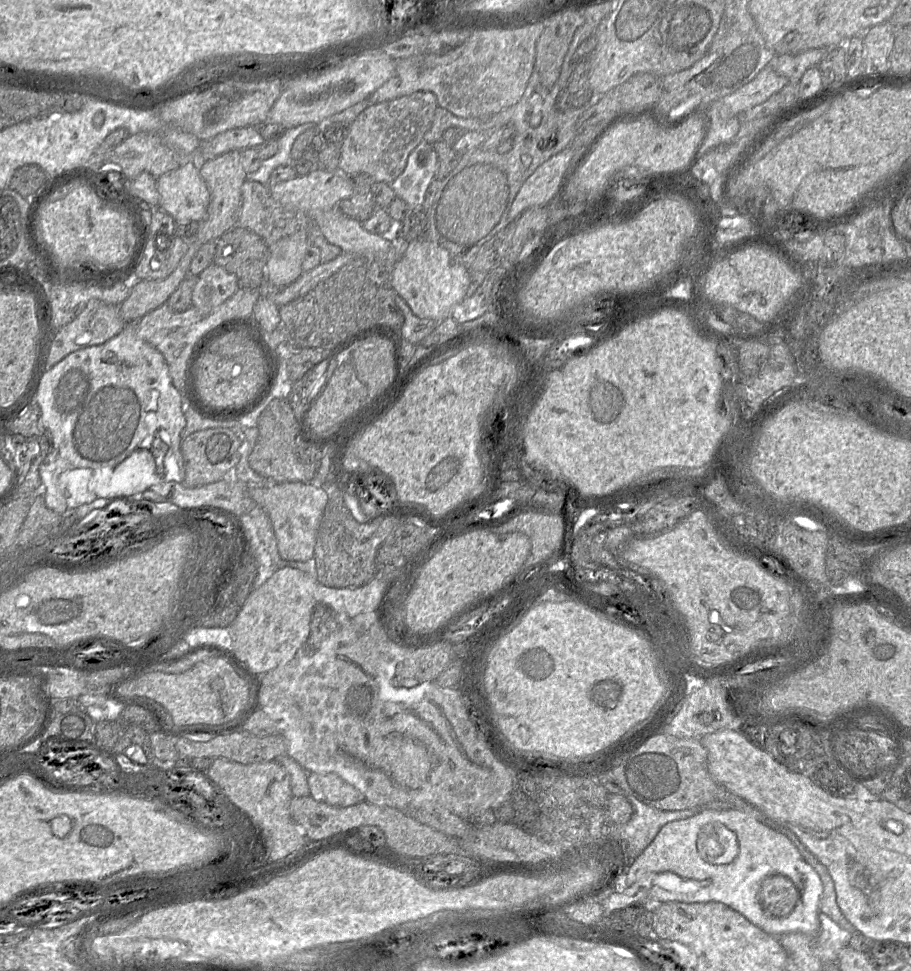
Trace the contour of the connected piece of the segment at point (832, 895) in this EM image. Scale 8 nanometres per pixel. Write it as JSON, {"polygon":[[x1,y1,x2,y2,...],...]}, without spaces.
{"polygon":[[796,836,789,837,789,839,794,843,794,846,797,848,804,861,814,869,821,879,823,892,820,898,820,912,831,918,841,928,847,930,851,934,854,933,856,931,855,928,845,918,837,904,835,886,826,867,806,850]]}

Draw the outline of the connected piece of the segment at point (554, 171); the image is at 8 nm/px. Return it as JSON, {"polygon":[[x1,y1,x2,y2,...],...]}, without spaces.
{"polygon":[[567,147,541,164,522,184,508,212,508,224,523,211,551,202,574,151]]}

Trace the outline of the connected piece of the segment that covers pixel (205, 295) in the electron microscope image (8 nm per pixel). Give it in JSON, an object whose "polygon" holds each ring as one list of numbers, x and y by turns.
{"polygon":[[212,263,198,276,192,294,192,306,201,312,212,312,238,289,236,277]]}

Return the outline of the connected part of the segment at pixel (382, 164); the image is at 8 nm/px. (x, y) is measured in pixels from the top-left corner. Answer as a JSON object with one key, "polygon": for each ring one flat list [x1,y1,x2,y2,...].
{"polygon":[[416,92,367,107,350,124,341,143,338,170,349,176,368,175,375,182,391,184,404,170,409,154,429,130,437,107,436,97,431,92]]}

